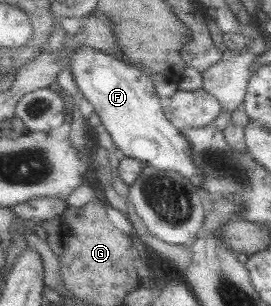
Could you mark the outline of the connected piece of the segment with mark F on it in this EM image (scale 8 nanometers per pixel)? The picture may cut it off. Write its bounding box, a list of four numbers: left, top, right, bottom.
[69,45,204,188]

